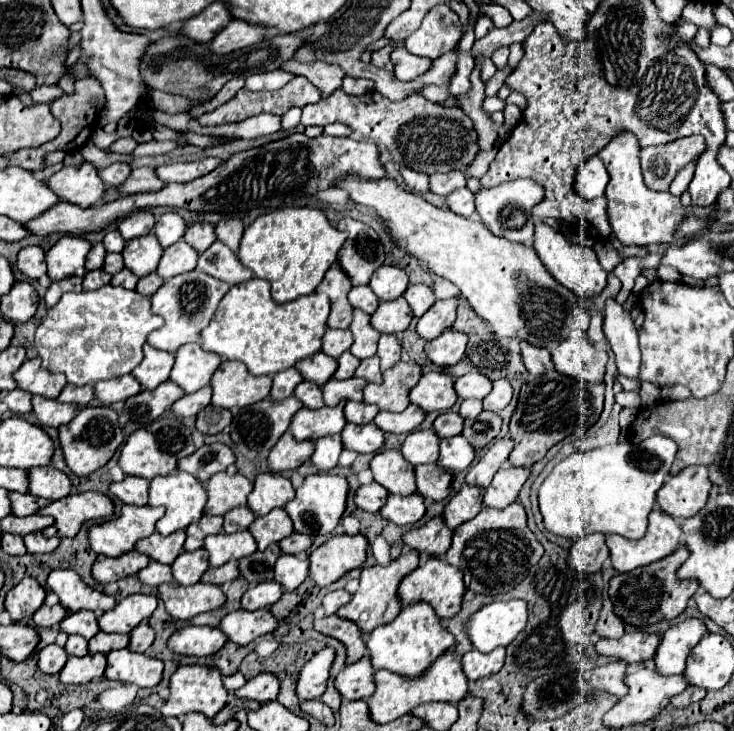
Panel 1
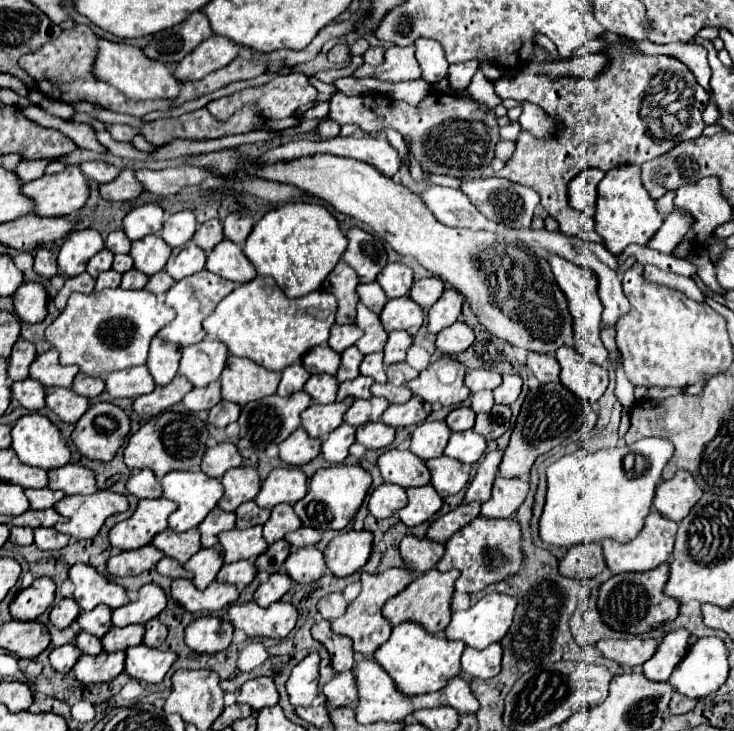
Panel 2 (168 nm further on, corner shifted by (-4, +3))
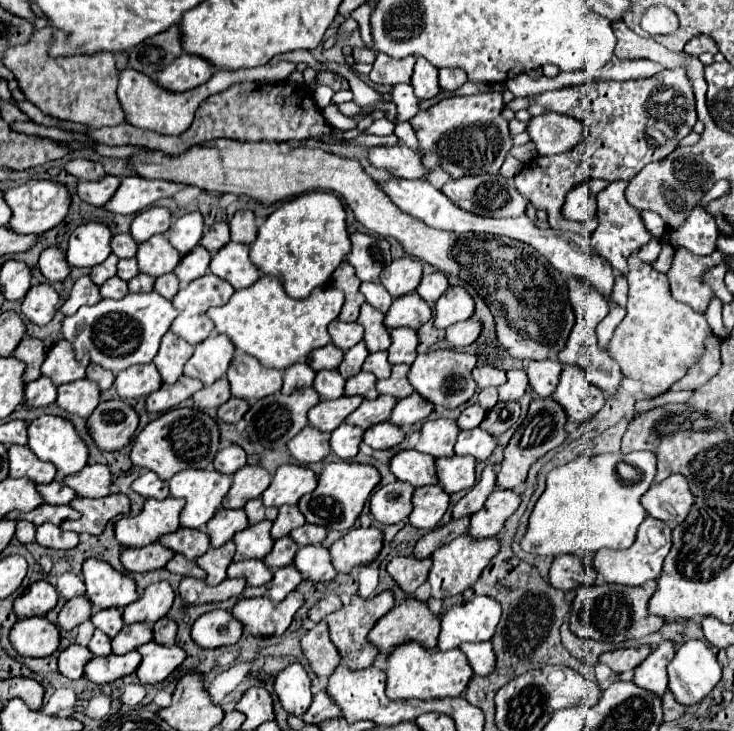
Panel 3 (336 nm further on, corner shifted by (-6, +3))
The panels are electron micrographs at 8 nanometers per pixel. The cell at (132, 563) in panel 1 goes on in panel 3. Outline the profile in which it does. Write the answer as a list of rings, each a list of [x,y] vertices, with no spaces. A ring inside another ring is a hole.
[[[154,542],[144,548],[124,548],[120,562],[126,572],[150,572],[162,568],[170,560],[170,556],[174,556],[172,550]]]

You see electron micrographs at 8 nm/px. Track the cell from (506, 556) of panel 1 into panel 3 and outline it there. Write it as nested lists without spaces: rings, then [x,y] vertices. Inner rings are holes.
[[[462,534],[450,544],[438,548],[432,554],[432,568],[428,574],[428,582],[432,584],[432,598],[448,598],[462,594],[464,590],[470,590],[478,582],[482,570],[498,554],[498,550],[500,550],[500,540],[496,536],[474,540],[470,534]]]

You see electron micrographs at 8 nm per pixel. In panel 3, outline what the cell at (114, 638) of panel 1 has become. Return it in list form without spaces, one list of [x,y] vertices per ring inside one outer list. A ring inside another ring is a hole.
[[[130,624],[130,626],[124,626],[116,638],[112,638],[112,652],[126,654],[130,650],[136,650],[142,644],[148,644],[150,640],[152,640],[150,624]]]

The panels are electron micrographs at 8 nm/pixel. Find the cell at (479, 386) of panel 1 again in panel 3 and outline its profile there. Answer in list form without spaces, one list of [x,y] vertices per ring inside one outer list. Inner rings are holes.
[[[482,366],[472,370],[472,378],[478,384],[478,388],[488,388],[488,386],[502,386],[506,382],[504,370],[498,370],[494,366]]]

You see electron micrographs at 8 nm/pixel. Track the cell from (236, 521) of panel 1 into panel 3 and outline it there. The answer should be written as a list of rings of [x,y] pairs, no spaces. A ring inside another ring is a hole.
[[[260,498],[250,500],[250,502],[244,506],[244,510],[246,510],[246,514],[248,514],[248,522],[250,522],[250,524],[258,524],[258,522],[262,522],[262,520],[274,520],[276,514],[278,514],[278,508],[266,508]]]

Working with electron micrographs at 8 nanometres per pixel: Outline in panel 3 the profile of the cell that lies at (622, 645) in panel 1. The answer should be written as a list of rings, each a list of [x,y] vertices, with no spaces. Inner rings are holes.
[[[648,644],[634,646],[634,648],[618,648],[618,650],[600,654],[600,662],[620,674],[626,670],[634,670],[640,662],[644,662],[648,658],[650,652],[652,652],[652,648]]]

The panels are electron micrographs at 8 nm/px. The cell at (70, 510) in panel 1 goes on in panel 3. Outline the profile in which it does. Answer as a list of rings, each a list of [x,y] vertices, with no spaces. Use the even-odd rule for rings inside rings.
[[[110,494],[106,498],[74,498],[70,502],[74,510],[80,512],[78,520],[68,520],[60,528],[74,530],[78,534],[102,534],[110,518],[118,514],[128,514],[130,500],[124,494]]]

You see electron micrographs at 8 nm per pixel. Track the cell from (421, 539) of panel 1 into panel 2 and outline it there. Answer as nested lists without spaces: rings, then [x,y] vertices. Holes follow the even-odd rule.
[[[406,536],[400,542],[400,558],[416,574],[432,570],[436,562],[442,558],[442,554],[444,554],[444,544],[436,544],[426,538]]]

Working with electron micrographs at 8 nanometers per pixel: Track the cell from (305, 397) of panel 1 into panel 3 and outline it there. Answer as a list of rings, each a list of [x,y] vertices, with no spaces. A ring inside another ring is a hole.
[[[320,370],[312,386],[322,400],[334,400],[344,394],[344,378],[336,370]]]

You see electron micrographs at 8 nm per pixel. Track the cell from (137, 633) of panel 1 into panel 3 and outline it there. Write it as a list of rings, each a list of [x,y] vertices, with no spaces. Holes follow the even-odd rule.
[[[162,618],[154,624],[154,642],[156,644],[174,644],[174,638],[176,638],[176,622],[170,620],[170,618]]]

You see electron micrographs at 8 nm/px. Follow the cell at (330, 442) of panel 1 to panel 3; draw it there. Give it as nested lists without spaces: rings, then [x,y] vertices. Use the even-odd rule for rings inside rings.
[[[340,424],[338,430],[334,430],[332,438],[330,438],[332,452],[342,460],[354,458],[358,454],[358,444],[362,440],[362,434],[364,434],[364,430],[358,426]]]

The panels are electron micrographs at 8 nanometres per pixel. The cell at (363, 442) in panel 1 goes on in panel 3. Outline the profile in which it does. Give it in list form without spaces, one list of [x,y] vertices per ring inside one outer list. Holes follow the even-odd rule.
[[[380,422],[376,426],[370,426],[366,432],[364,432],[364,442],[372,448],[378,448],[378,450],[384,450],[384,448],[394,448],[398,446],[400,442],[404,440],[404,432],[394,426],[392,422]]]

